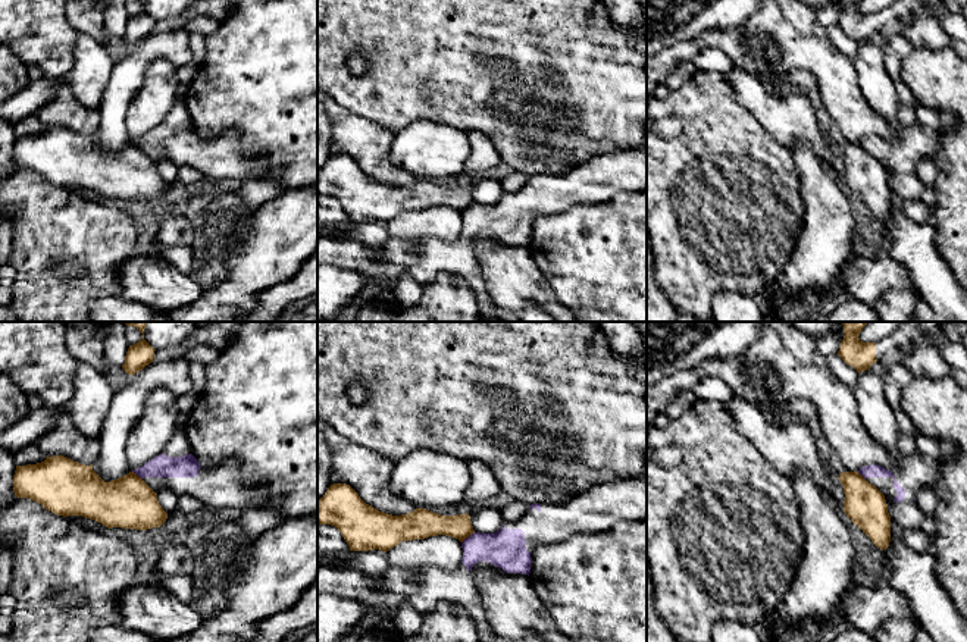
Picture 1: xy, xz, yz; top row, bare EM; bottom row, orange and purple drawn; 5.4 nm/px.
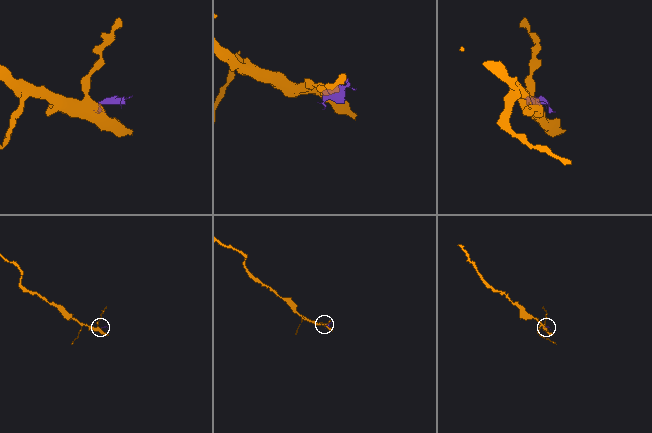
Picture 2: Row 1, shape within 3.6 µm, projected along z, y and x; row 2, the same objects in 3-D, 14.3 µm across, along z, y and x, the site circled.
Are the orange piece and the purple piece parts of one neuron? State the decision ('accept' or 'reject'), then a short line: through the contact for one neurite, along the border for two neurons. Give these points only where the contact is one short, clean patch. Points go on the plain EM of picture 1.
reject; line xz (475, 203), (462, 213)

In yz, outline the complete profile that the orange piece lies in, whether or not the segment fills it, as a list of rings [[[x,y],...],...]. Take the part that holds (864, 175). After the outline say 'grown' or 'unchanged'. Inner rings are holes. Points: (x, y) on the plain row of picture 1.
[[[844,143],[838,148],[844,157],[844,182],[882,222],[891,213],[891,187],[885,166],[858,143]]] | unchanged

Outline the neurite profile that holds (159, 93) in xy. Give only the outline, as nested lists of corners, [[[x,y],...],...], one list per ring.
[[[165,59],[150,62],[125,119],[131,141],[163,123],[169,110],[184,100],[179,87],[176,68],[170,62]]]

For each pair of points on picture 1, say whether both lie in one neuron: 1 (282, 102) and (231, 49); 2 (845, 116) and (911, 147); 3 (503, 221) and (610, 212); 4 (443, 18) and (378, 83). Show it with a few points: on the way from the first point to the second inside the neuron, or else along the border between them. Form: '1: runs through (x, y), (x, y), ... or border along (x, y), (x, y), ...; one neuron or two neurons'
1: runs through (271, 88), (244, 62); one neuron
2: border along (903, 127), (892, 143); two neurons
3: border along (569, 209), (560, 213), (538, 215), (531, 224); two neurons
4: runs through (422, 22), (393, 52), (393, 62); one neuron

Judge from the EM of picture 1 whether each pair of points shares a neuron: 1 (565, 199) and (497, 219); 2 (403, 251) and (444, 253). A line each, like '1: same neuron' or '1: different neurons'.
1: same neuron
2: same neuron

